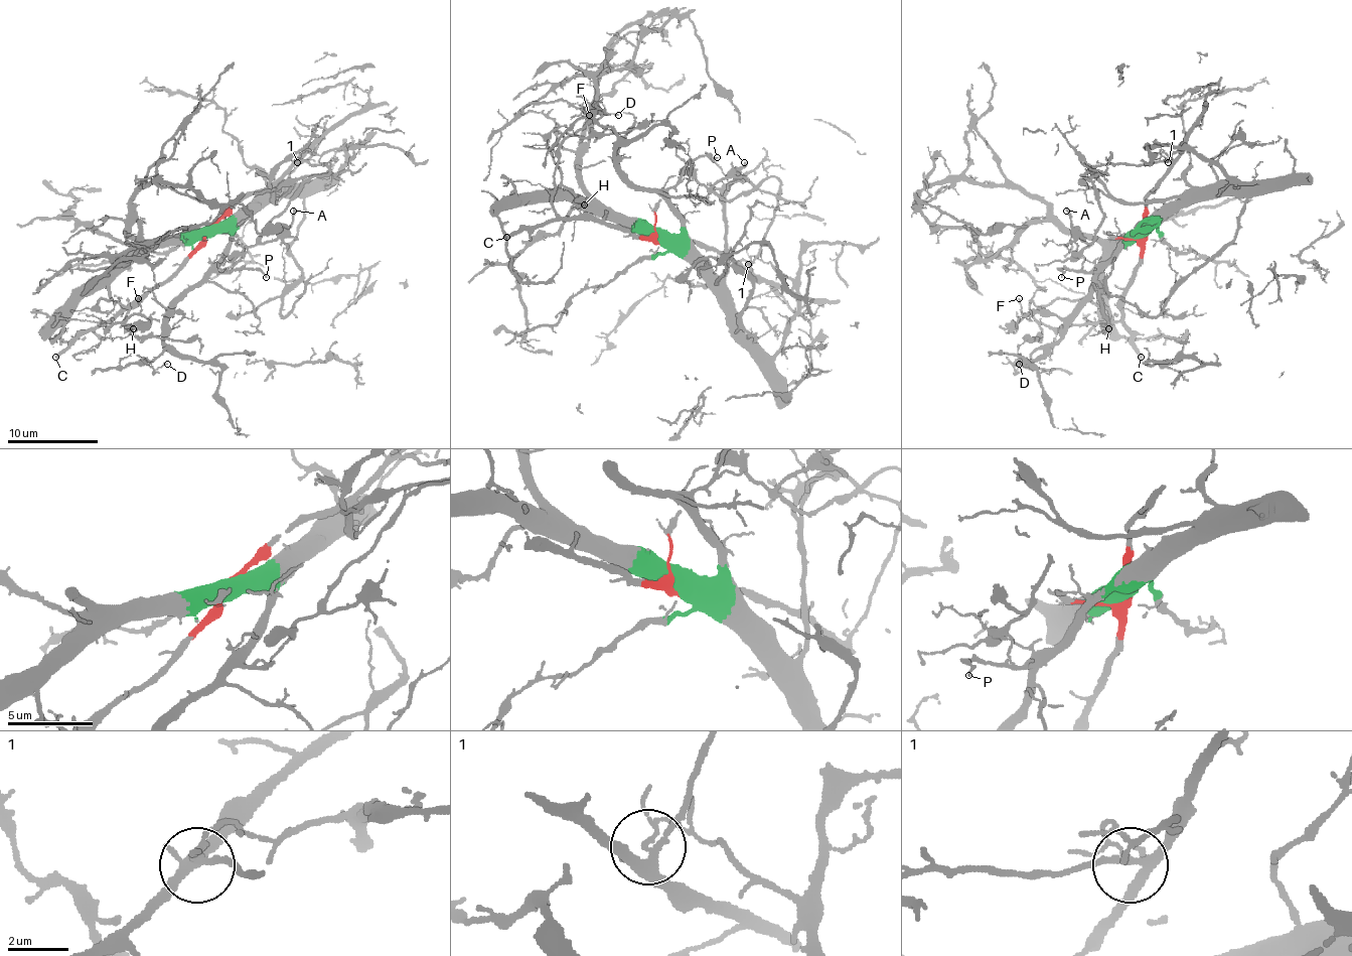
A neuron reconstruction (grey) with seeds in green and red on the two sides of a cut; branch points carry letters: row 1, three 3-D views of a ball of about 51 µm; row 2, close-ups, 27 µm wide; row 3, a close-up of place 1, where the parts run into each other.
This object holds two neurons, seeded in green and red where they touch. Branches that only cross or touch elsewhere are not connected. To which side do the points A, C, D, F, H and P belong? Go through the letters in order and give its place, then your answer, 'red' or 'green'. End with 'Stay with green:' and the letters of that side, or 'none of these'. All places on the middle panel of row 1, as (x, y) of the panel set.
A: at (744, 162); red
C: at (506, 237); red
D: at (618, 115); green
F: at (589, 115); red
H: at (584, 205); green
P: at (717, 157); green
Stay with green: D, H, P

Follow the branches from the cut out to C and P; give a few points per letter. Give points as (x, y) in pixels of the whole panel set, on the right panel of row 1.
C: (1146, 232), (1143, 261), (1122, 295), (1122, 322), (1130, 331), (1130, 343), (1141, 357)
P: (1146, 232), (1134, 232), (1107, 261), (1093, 270), (1062, 268), (1062, 277)

